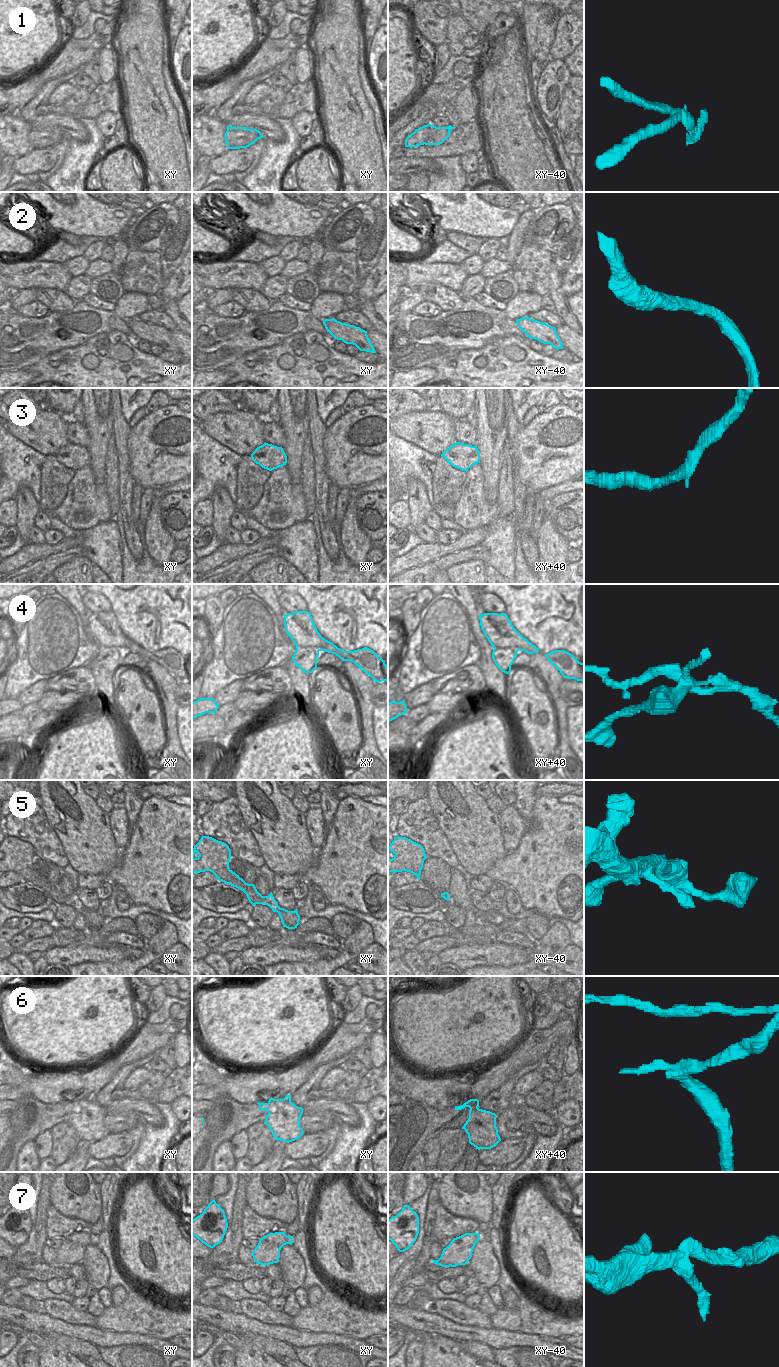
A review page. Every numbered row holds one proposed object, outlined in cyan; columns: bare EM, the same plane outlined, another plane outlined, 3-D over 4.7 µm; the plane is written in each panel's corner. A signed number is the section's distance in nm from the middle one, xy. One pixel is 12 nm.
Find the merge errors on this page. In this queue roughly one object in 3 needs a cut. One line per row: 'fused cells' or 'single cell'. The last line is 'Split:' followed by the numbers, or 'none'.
1: fused cells
2: single cell
3: fused cells
4: fused cells
5: single cell
6: fused cells
7: fused cells
Split: 1, 3, 4, 6, 7

